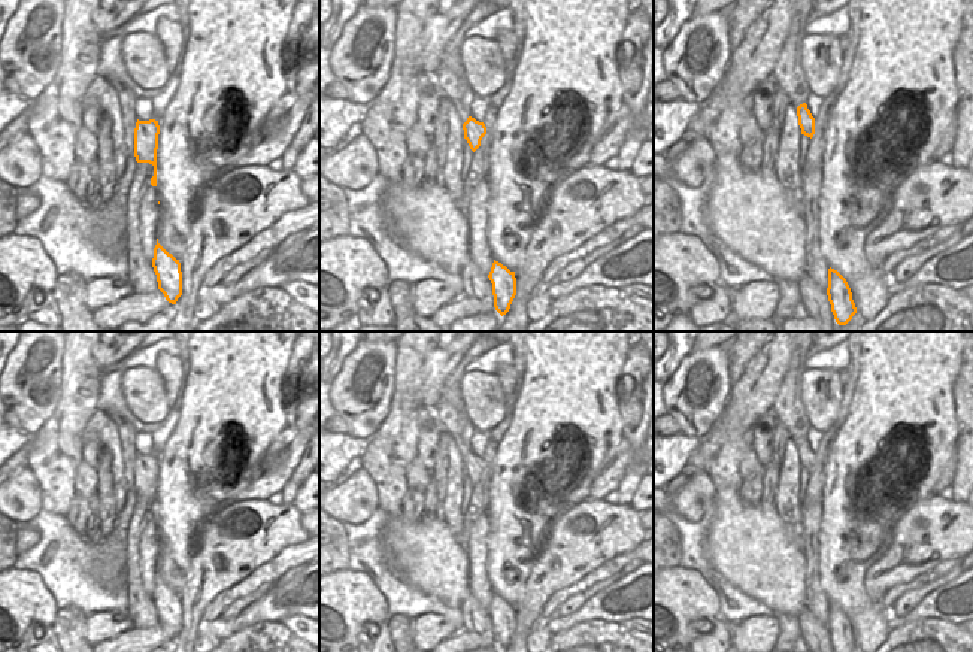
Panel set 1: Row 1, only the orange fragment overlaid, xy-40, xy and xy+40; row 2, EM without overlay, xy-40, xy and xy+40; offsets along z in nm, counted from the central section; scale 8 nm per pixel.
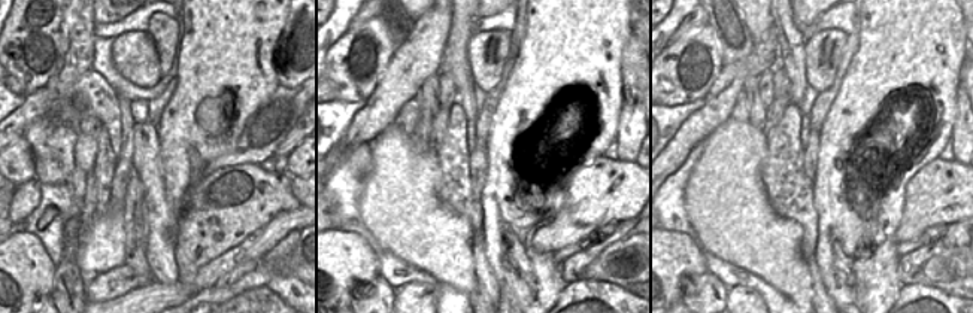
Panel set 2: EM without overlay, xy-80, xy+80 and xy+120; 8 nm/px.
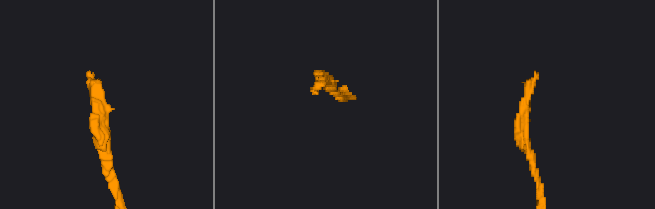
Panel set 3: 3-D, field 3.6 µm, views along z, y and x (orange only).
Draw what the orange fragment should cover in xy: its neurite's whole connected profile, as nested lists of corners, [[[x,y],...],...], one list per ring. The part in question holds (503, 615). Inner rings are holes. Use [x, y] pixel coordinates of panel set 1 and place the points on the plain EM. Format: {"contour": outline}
{"contour": [[[494,594],[488,612],[492,618],[494,642],[503,651],[509,646],[516,630],[515,606]]]}

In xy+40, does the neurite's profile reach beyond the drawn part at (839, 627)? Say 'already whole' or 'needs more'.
already whole

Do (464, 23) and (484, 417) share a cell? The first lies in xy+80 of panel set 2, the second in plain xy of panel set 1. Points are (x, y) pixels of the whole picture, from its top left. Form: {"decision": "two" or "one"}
{"decision": "two"}

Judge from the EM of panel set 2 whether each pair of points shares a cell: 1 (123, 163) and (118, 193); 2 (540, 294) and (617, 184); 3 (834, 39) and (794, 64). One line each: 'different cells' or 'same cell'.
1: same cell
2: different cells
3: different cells

